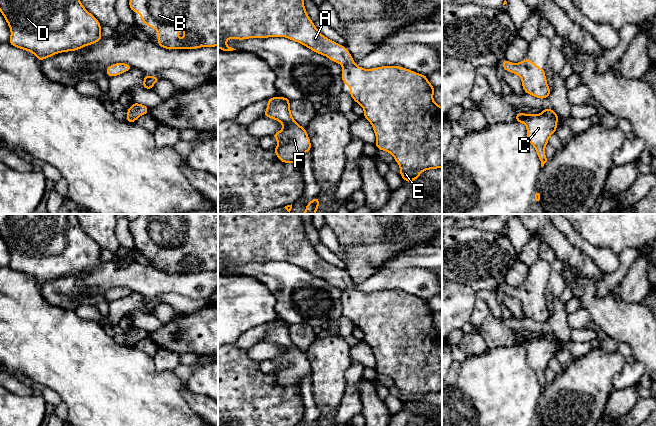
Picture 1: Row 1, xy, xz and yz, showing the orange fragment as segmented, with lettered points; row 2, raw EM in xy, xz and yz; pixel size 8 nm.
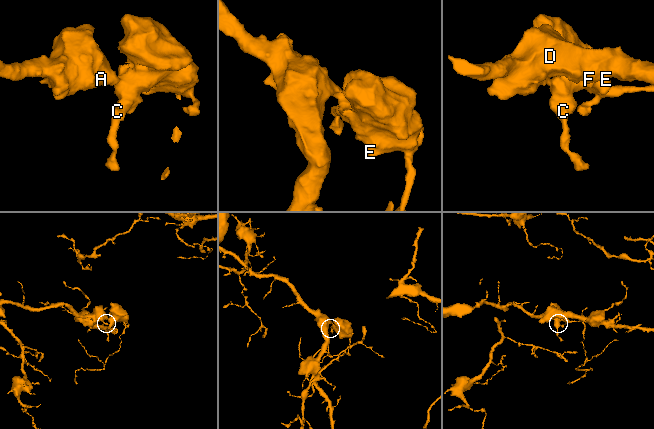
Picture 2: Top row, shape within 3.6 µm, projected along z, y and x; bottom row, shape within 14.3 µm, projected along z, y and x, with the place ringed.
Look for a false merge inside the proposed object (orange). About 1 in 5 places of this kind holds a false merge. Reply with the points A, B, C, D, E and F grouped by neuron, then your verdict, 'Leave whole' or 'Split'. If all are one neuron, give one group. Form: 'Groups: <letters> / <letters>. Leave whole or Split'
Groups: A B C D E F. Leave whole

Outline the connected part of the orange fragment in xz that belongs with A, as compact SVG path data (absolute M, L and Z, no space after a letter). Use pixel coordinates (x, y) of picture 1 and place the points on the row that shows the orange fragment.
M218 0L218 48L223 51L236 50L226 45L228 39L286 37L310 50L328 57L343 66L341 78L350 87L350 96L364 109L365 117L376 135L375 145L379 150L391 153L400 166L400 176L405 182L420 179L420 173L442 168L442 107L433 101L435 88L426 75L400 66L381 66L364 69L355 64L345 46L323 36L311 21L304 7L304 0Z

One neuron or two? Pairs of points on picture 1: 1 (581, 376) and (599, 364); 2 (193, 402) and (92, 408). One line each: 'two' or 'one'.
1: one
2: two

